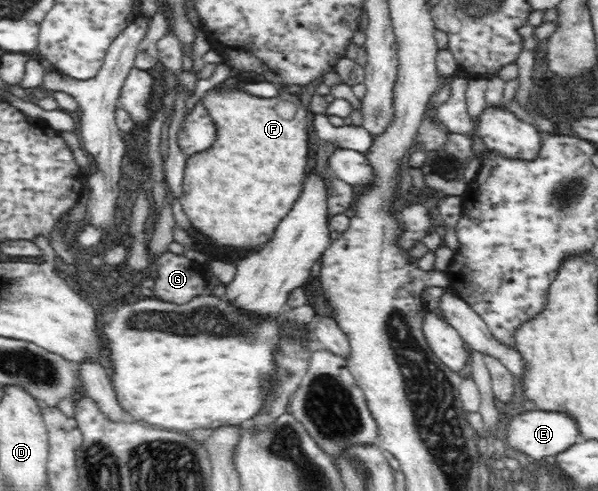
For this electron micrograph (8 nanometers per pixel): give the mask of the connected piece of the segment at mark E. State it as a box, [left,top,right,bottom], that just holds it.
[505,409,582,461]

